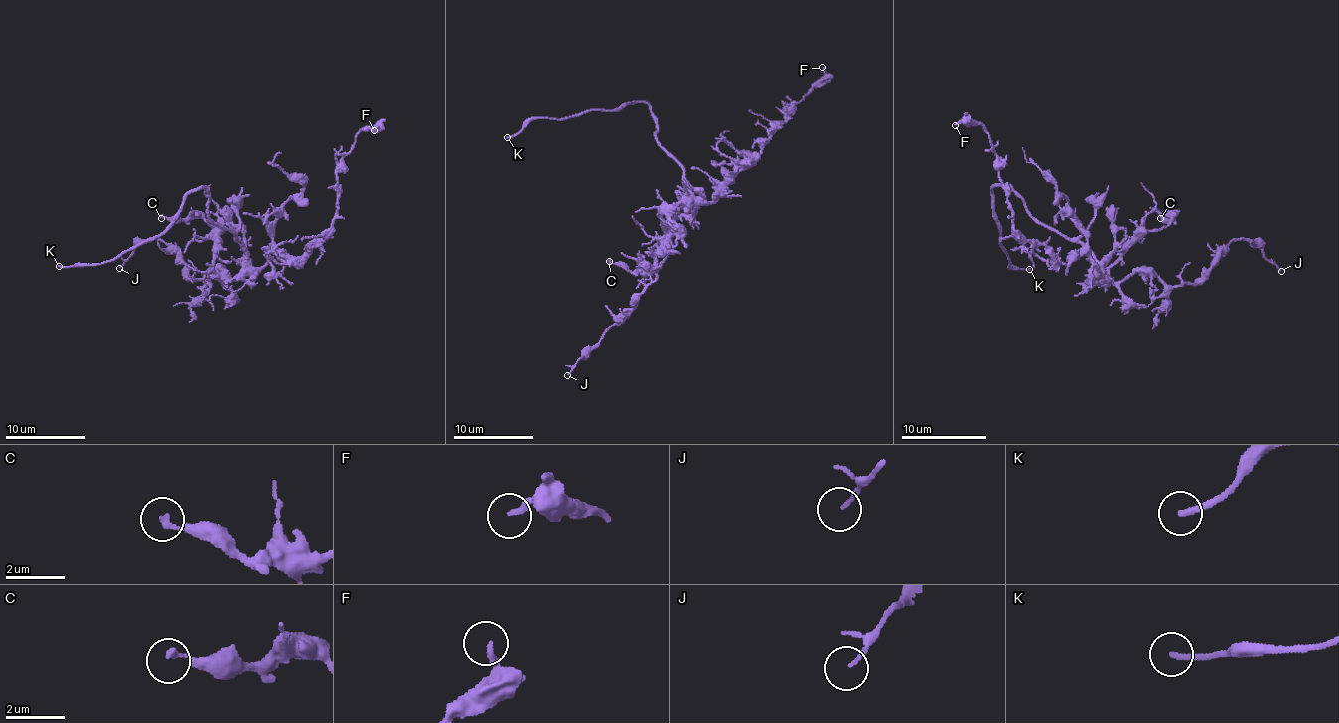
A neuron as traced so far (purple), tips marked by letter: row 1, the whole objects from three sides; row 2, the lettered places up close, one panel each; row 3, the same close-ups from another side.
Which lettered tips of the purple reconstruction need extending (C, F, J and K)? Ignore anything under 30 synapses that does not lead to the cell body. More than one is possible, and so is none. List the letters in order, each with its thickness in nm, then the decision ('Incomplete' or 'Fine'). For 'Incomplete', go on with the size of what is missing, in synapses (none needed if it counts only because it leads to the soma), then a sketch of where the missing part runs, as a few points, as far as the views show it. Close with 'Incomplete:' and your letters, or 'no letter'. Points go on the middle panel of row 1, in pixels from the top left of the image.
C: Thickness 200 nm. Fine
F: Thickness 200 nm. Fine
J: Thickness 120 nm. Fine
K: Thickness 200 nm. Incomplete
Incomplete: K

